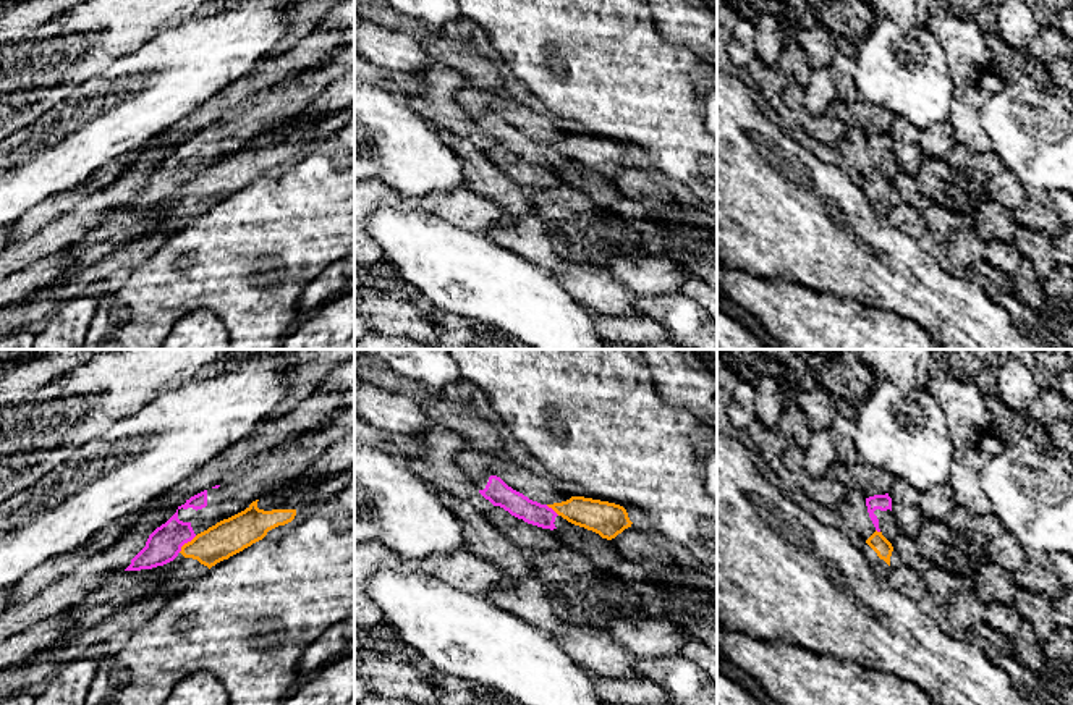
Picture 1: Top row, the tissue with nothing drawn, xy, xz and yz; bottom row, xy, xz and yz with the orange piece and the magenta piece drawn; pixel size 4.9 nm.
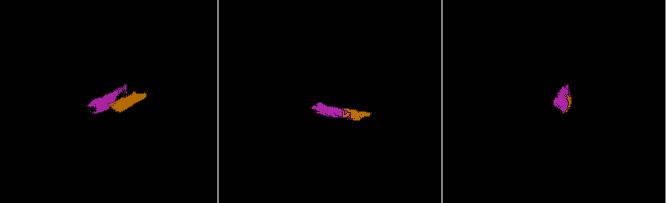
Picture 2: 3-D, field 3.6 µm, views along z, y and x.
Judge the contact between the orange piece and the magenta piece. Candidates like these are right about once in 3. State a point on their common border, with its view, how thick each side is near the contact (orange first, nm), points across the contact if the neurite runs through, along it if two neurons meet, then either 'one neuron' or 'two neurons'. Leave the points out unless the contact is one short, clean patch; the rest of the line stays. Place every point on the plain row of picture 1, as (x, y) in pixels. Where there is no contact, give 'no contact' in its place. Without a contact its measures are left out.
contact xy (188, 180); calibres 180 and 170 nm; border xy (196, 173), (178, 189); two neurons

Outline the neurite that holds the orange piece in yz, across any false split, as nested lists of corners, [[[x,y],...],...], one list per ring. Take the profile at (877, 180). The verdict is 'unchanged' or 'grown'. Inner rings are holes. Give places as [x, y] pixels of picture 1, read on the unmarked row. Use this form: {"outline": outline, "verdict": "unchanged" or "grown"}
{"outline": [[[874,170],[866,181],[859,186],[869,201],[872,212],[877,218],[885,218],[890,212],[890,194],[893,189],[892,181],[882,173],[882,170]]], "verdict": "grown"}

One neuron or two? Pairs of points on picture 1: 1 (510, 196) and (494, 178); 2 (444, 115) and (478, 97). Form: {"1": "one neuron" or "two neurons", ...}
{"1": "one neuron", "2": "two neurons"}

